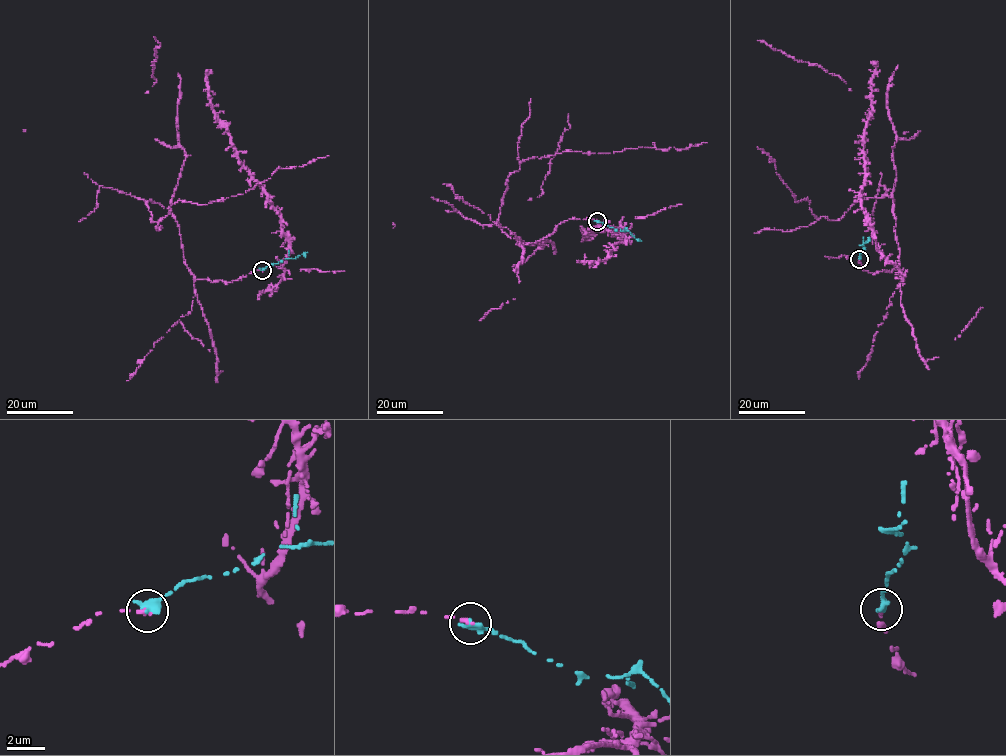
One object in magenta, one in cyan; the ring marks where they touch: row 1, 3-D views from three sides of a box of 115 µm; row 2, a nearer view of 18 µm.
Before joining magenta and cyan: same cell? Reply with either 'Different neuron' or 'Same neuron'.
Different neuron

